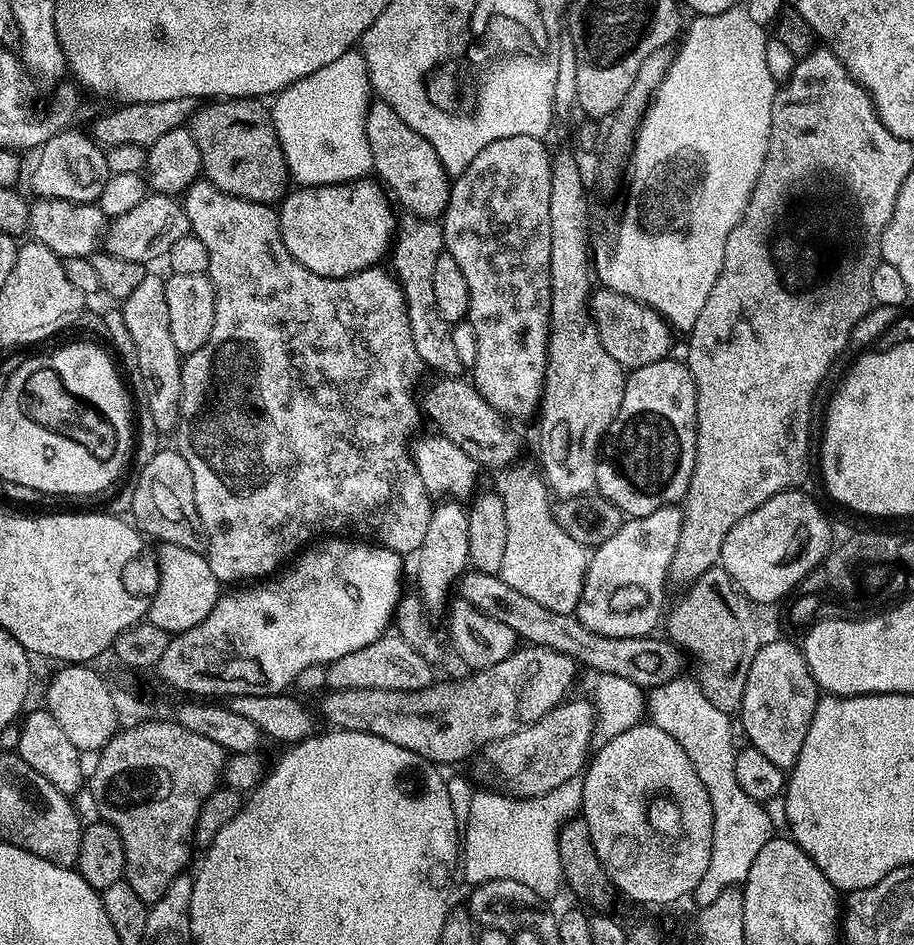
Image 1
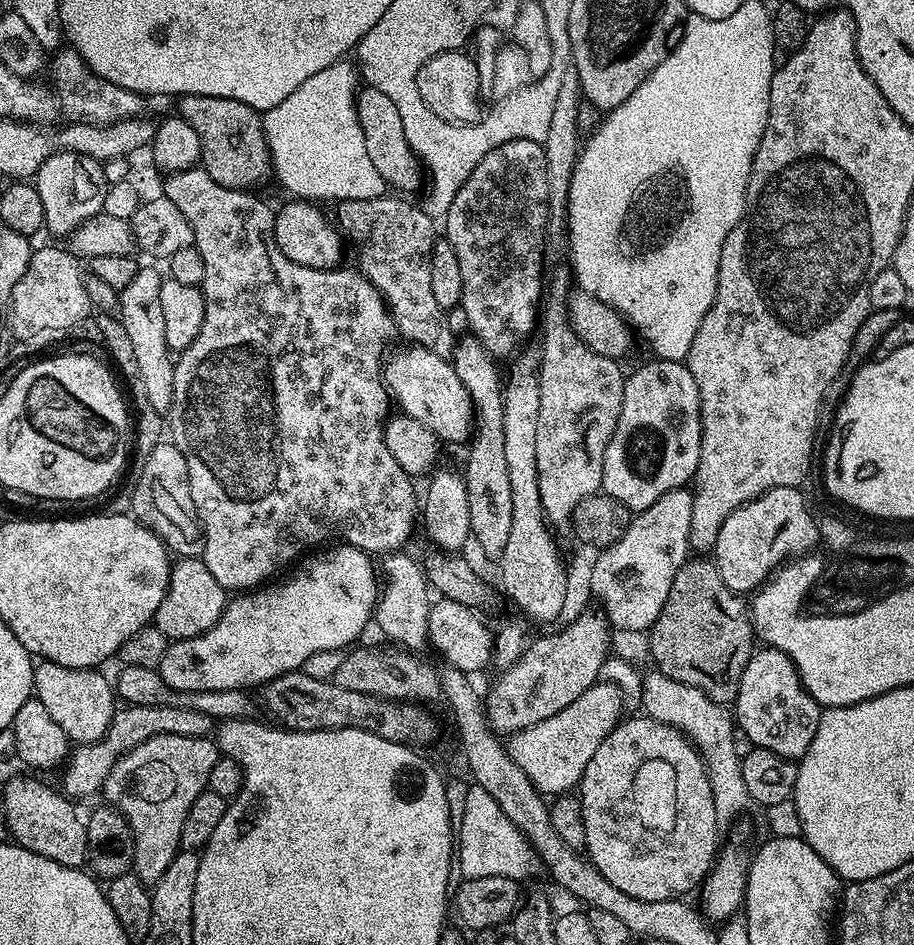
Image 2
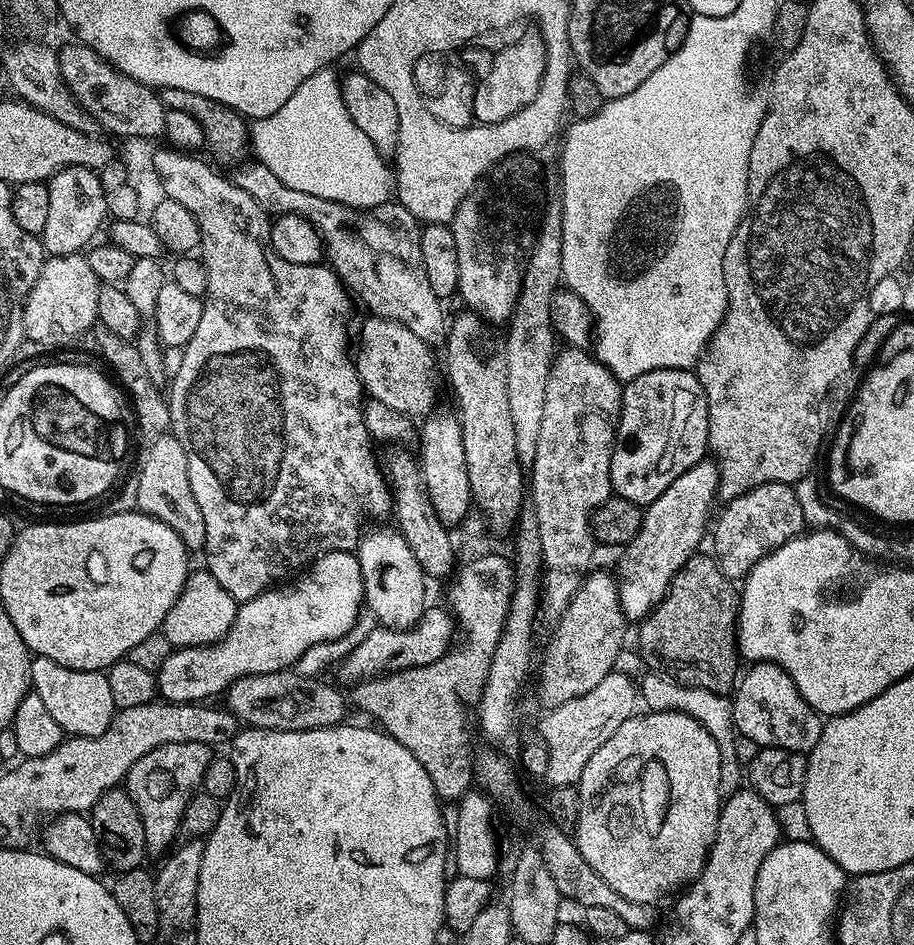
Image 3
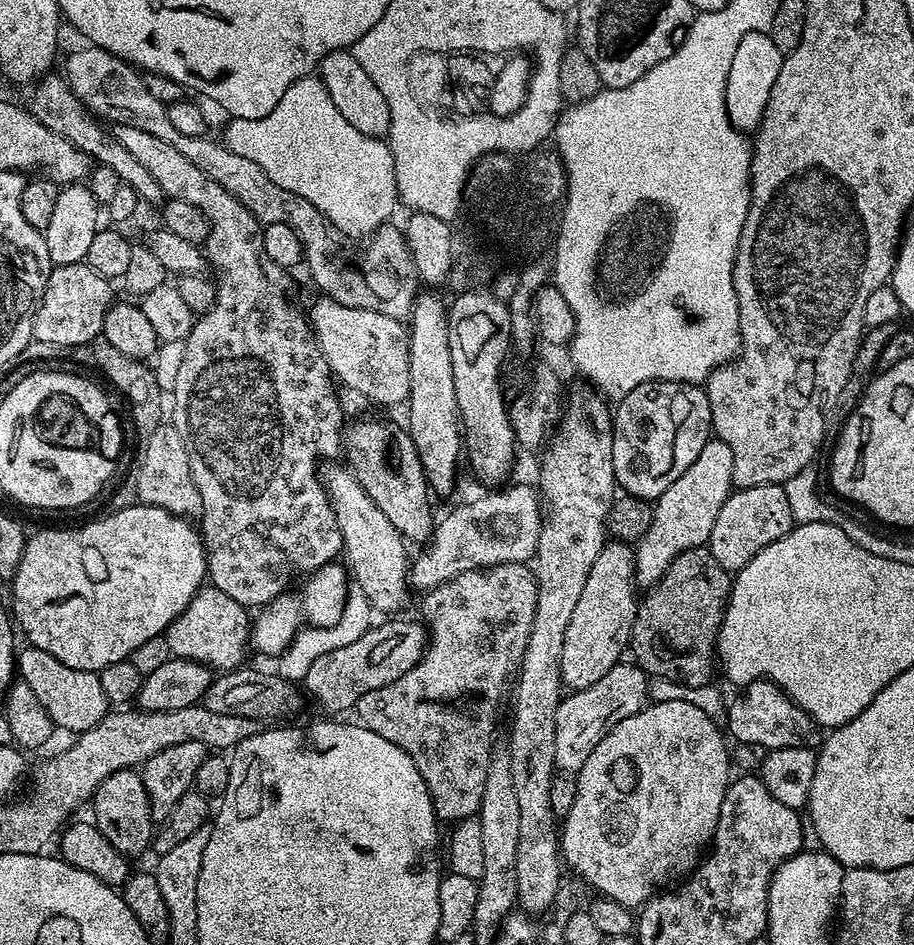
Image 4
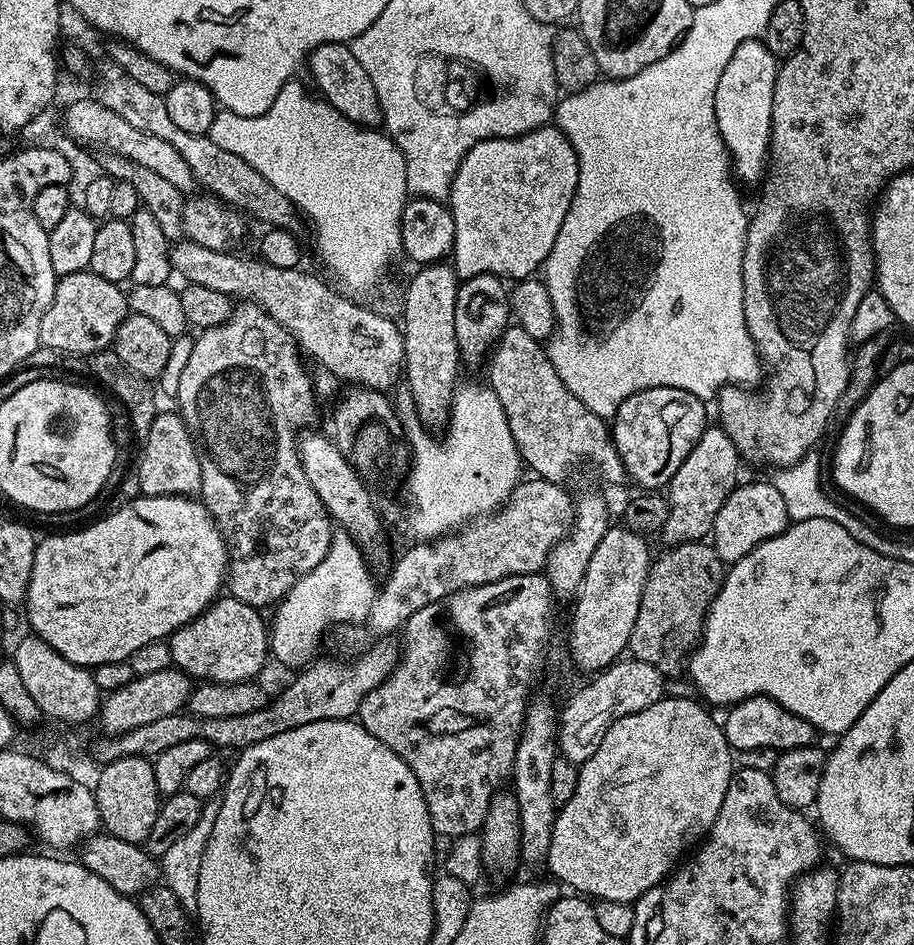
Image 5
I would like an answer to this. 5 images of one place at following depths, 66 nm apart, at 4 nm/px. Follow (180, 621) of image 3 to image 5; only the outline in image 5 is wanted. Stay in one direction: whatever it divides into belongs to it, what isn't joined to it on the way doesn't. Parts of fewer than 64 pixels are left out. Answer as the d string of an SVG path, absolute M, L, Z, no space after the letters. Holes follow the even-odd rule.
M231 594L221 595L213 600L210 607L198 618L194 618L168 637L173 665L196 682L237 684L243 680L255 681L256 675L264 668L264 659L269 659L270 656L270 628L260 616L263 616L261 609L250 606Z

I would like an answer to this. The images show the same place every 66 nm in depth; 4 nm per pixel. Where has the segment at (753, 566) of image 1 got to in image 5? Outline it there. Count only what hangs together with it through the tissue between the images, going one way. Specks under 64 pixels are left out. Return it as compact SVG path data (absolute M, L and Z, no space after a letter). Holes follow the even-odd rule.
M767 479L756 480L753 484L737 483L736 489L722 502L722 510L718 510L718 518L714 518L714 526L710 533L710 543L725 565L736 564L750 550L754 550L762 542L782 534L790 521L786 514L786 501L782 494Z

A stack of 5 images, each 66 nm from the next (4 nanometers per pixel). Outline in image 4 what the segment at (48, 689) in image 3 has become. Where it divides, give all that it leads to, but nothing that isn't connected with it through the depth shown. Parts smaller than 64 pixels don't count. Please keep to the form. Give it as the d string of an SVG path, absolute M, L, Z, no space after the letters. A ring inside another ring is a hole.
M31 646L21 647L18 652L18 672L28 683L30 690L34 690L34 694L41 700L42 706L46 706L46 714L50 714L52 723L57 729L65 728L66 731L72 732L71 734L85 732L98 726L98 722L102 722L102 718L107 716L110 711L106 694L102 694L102 682L97 673L74 670L70 666L58 662L58 658L54 658L54 654L46 654L46 650L38 650Z

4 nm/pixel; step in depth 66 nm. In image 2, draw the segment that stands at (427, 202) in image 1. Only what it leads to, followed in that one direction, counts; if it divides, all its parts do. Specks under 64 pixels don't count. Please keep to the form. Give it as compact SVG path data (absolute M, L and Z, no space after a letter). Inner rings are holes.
M361 87L356 94L356 113L362 126L362 138L366 138L366 154L370 154L370 162L374 162L374 170L382 174L385 185L392 184L404 194L412 194L422 184L422 165L415 152L406 142L402 130L402 118L398 118L398 110L394 110L394 101L382 90Z

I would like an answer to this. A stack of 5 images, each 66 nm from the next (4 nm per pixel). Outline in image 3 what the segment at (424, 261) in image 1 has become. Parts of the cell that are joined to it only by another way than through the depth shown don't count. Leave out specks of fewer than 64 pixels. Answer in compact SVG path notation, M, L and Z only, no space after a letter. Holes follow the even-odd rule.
M244 162L235 169L236 173L231 173L230 178L258 206L265 208L273 217L285 216L292 212L295 216L306 218L314 226L316 233L320 235L322 241L322 252L326 257L326 263L336 277L350 289L351 295L357 301L360 300L369 308L373 317L381 320L396 320L406 330L411 330L413 334L418 334L422 342L429 346L438 346L445 343L448 334L449 321L444 320L444 308L441 297L430 290L430 282L426 278L426 266L422 266L422 250L420 249L420 229L421 225L399 202L389 202L379 204L367 210L351 208L338 202L330 202L330 198L318 198L318 194L306 194L302 190L294 190L291 186L286 186L278 178L274 178L271 170L266 170L266 166L259 162Z

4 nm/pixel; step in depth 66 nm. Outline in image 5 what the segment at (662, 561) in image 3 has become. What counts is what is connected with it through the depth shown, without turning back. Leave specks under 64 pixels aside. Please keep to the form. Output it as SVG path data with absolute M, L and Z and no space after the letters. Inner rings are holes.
M719 426L705 428L702 438L686 454L686 462L678 466L678 474L668 484L668 517L664 523L662 539L665 545L685 544L688 540L703 541L714 526L714 518L718 518L718 510L722 510L722 502L737 486L742 465L740 452L734 446L730 434L726 434Z

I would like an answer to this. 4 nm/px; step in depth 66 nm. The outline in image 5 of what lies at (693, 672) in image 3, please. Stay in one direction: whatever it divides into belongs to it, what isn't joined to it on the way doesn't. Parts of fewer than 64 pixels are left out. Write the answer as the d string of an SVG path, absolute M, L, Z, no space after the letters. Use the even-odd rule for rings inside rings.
M688 540L685 544L671 545L664 551L668 552L657 555L648 570L648 581L642 590L642 602L638 606L638 618L634 622L627 651L637 660L650 662L650 666L654 666L668 678L685 671L686 661L703 633L708 607L724 585L726 565L708 542Z

